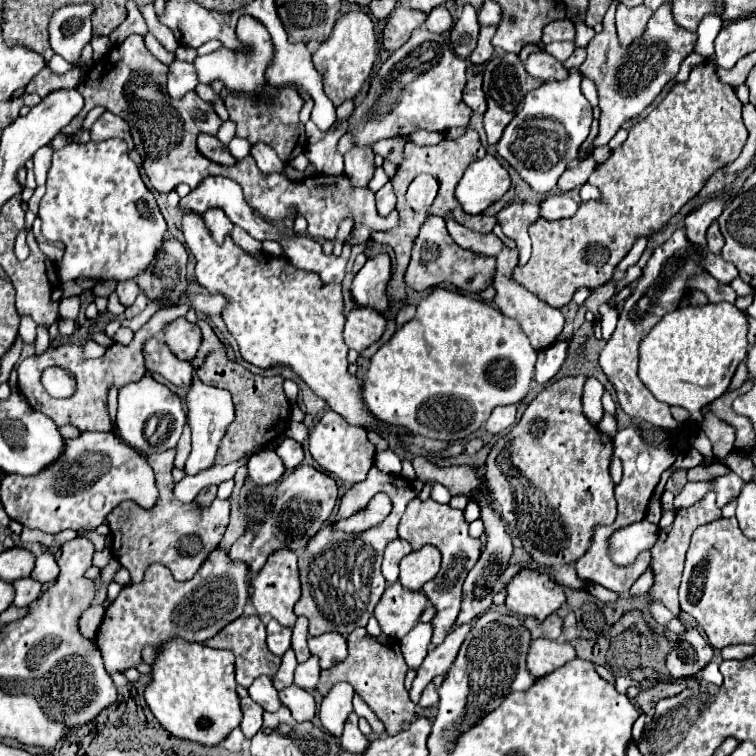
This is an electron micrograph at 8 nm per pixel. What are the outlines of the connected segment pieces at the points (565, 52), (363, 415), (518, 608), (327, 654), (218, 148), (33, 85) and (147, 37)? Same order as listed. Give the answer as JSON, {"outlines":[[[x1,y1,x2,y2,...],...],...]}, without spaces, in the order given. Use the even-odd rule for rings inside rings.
{"outlines":[[[552,42,552,44,544,46,544,52,550,54,550,56,554,56,556,60,564,62,574,52,574,44,572,42]],[[190,210,182,214,182,232,186,246,196,258,196,282,206,288,208,294,224,294,228,300,222,310,222,320,236,338,246,362,258,368,288,366,318,398,352,426,376,430,382,436,412,434,404,426,378,422,362,398,362,384,348,372,348,346,342,340,346,316,340,284,324,284,316,272,298,270,288,264,286,258,276,258,266,252,252,256,234,244,230,234,222,244,216,244,204,220]],[[522,570,508,584,506,608,514,614,544,620,566,602,564,588,544,574]],[[336,632,310,638,308,640,308,648,310,648,310,652,314,656,320,658,320,668,322,670,330,668,332,664,336,664,336,662,340,662,340,660,344,660,348,656,346,640,340,634,336,634]],[[200,134,196,138,196,148,202,152,202,156,206,156,212,162,218,162,218,164,224,164,224,166,232,166,236,162,234,156,228,152,228,148,216,136]],[[48,66,42,68,26,86,26,92,36,92,38,96,48,96,50,92,54,90,60,90,60,88,76,88,82,80,82,72,78,68,66,72,66,74,56,74,52,72]],[[150,33,144,35,144,42,150,53,166,65,175,60,175,53,168,52]]]}

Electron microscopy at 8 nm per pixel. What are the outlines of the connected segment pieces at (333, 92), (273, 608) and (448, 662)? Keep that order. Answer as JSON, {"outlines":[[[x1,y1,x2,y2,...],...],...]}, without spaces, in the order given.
{"outlines":[[[348,12,336,20,330,38,324,40,312,54,314,68,318,68,318,72,324,76,324,92,334,102,334,106,352,100,360,92,374,68,376,56,378,46,374,36,374,24,366,12]],[[280,550,268,556,264,568,252,578,252,604,260,618,274,618,282,626,292,626,296,622,294,604,300,598,300,580,298,580,298,566,296,566,296,554,290,550]],[[472,622,454,626,452,632,446,636,446,640,440,646,436,646,434,650,428,652,428,656,424,658,424,662,418,670,418,676,412,682,412,688,410,688,410,700,414,704,418,704,418,698,422,696,422,690,426,688,428,682,434,680,434,676,448,672,448,668,452,666,452,660,456,660,456,656,458,656,460,644,464,642,470,628,472,628]]]}

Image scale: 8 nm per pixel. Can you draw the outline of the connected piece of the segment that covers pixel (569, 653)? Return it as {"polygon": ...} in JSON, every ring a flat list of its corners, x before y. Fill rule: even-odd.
{"polygon":[[544,638,532,640,528,652,528,670,534,674,534,678,542,678,544,674,562,668,566,662,570,662,570,658,576,658,576,654,568,642]]}

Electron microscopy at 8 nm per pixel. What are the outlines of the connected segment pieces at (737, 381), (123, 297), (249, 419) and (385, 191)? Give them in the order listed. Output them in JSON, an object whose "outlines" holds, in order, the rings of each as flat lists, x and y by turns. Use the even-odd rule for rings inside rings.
{"outlines":[[[740,362,740,368,736,368,736,376,732,378,732,384,728,386,728,392,732,392,732,390,740,388,746,380,748,380,748,368,746,368,746,364,744,364,744,362]],[[124,280,124,284,118,284,116,292,118,292,120,304,124,304,124,306,130,306,130,304,136,300,136,296,138,296,140,288,138,288,138,284,136,284,134,280]],[[202,318,196,320,196,326,202,330,200,350,192,360,192,364,196,364,196,368,194,368,196,376,204,384,212,384,212,386,228,390,232,394,232,402,236,408,236,420,228,426,228,432,226,432,224,440,220,442,220,452,216,454,216,464,224,466,224,464,230,464,230,462,242,458,246,452,250,452,256,446,274,442,276,436,286,432,286,428,290,424,290,404,282,392,282,384,284,384,282,376,274,376,268,380,268,378,250,374,240,364,228,360,222,342,216,338,216,334,212,332,212,328,206,320,202,320]],[[384,184,378,192,376,192,376,208,380,216,388,216,396,206,396,194,392,190,392,184]]]}

